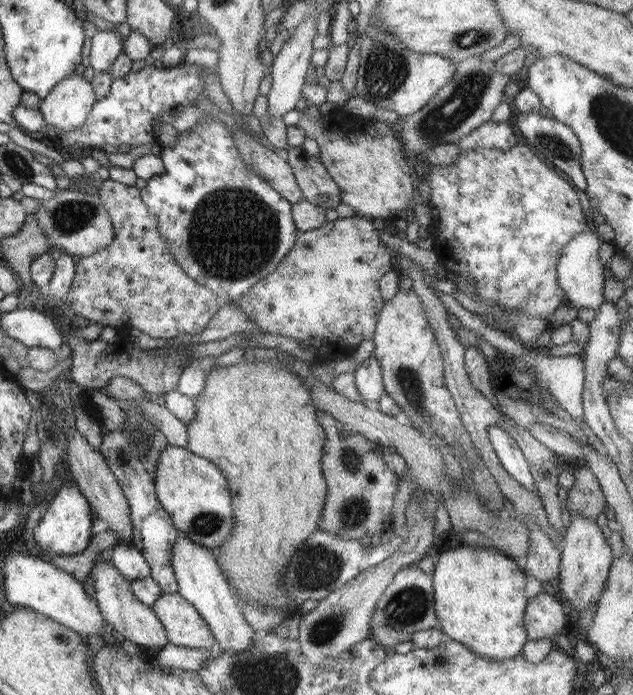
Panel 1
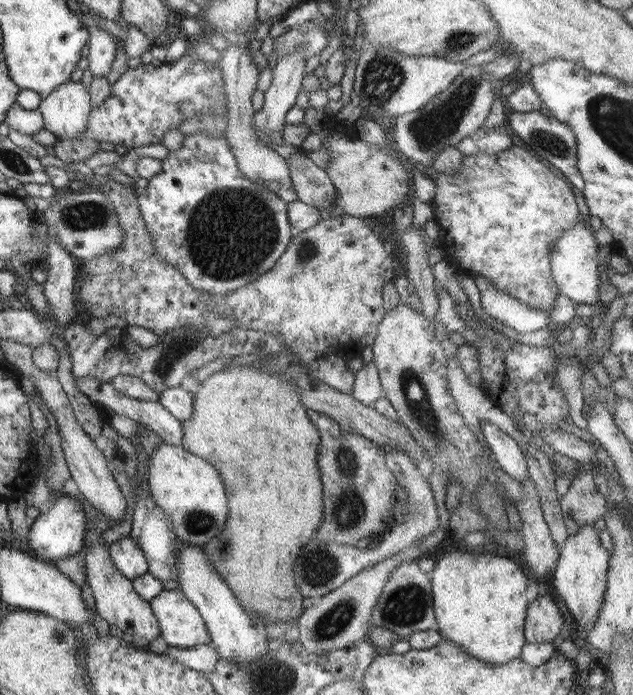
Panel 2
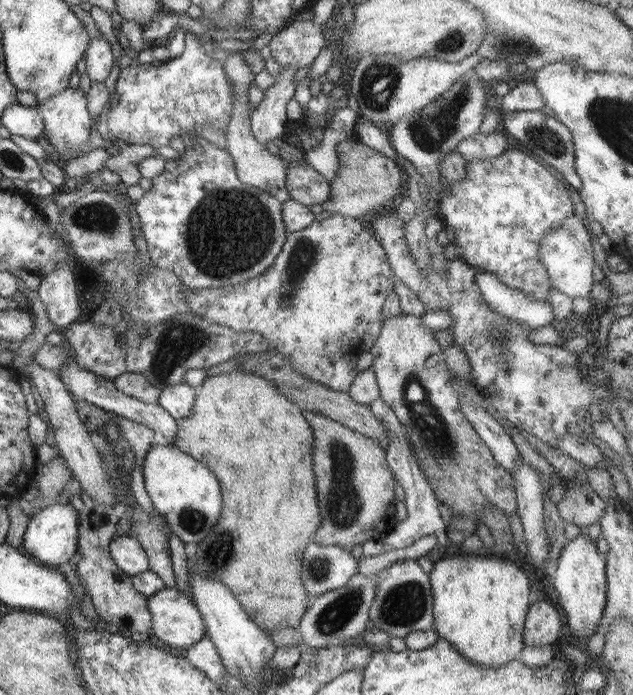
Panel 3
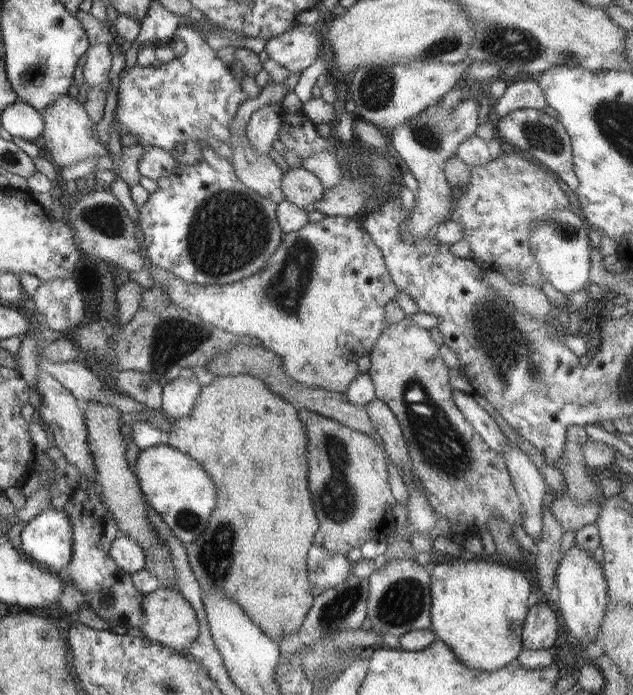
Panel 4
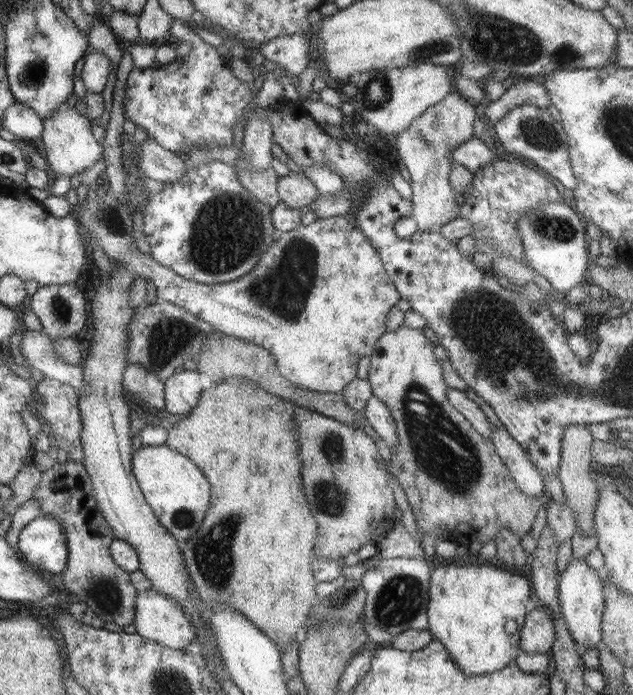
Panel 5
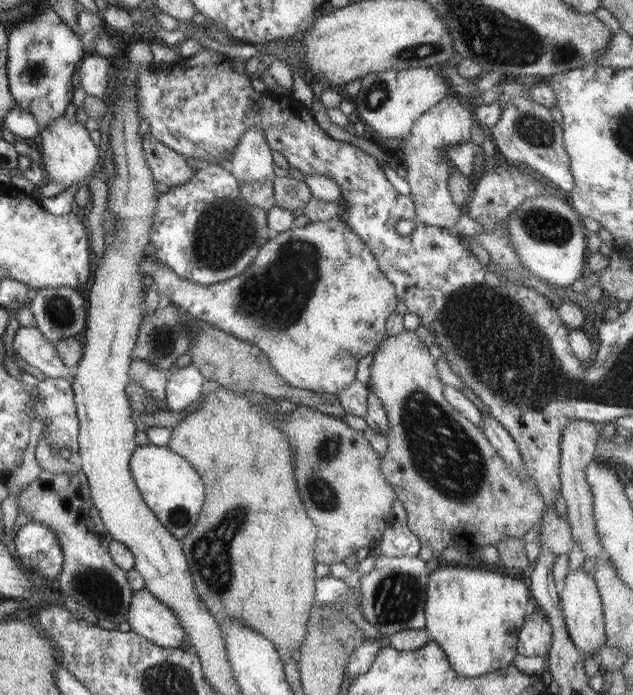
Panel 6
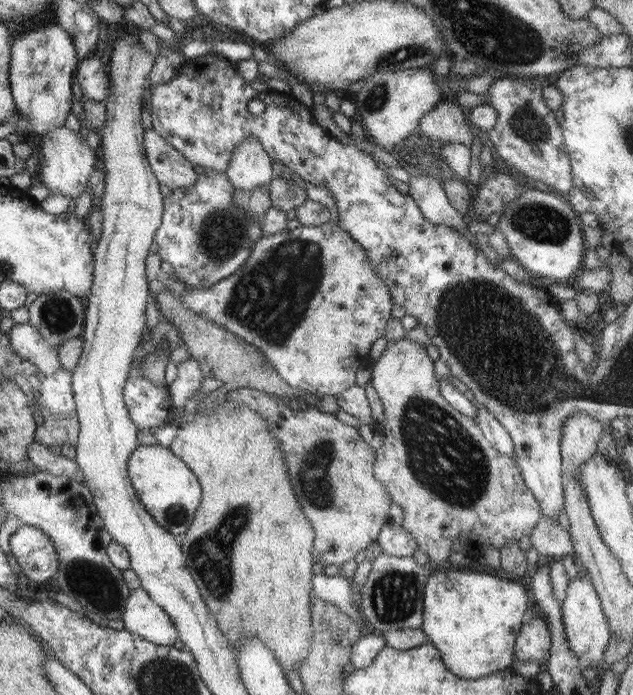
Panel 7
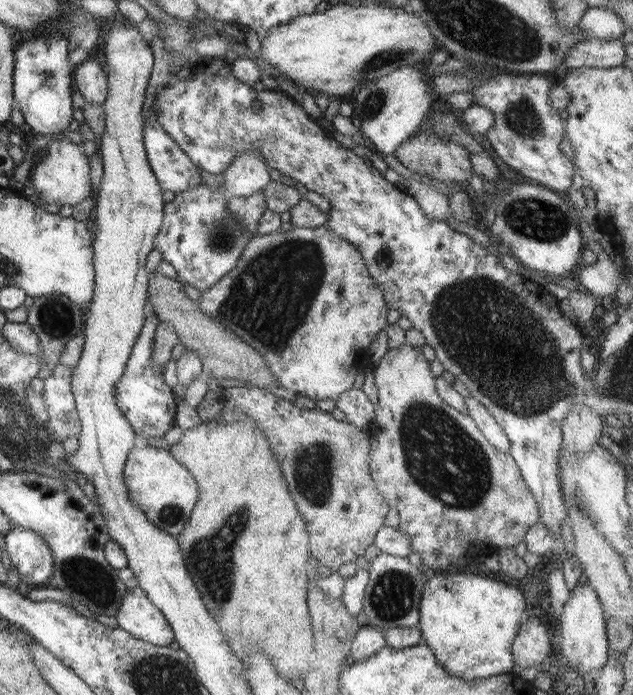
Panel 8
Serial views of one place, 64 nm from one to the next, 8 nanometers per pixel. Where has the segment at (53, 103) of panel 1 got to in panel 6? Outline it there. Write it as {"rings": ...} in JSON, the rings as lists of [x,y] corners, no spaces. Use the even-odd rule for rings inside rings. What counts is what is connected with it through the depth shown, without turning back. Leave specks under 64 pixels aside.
{"rings":[[[62,116],[39,133],[40,138],[42,138],[42,146],[40,146],[41,160],[44,165],[42,167],[48,172],[52,182],[58,182],[67,189],[74,182],[80,181],[79,187],[84,184],[83,178],[94,174],[93,170],[100,160],[100,150],[91,140],[90,133],[86,131],[84,123],[79,122],[77,118],[75,121],[70,121],[66,116]]]}

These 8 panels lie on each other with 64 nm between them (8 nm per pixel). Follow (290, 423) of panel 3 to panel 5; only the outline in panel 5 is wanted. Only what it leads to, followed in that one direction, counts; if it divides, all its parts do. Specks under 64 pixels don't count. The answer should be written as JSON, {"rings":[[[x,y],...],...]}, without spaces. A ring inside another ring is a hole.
{"rings":[[[229,378],[204,389],[201,392],[198,404],[186,415],[186,418],[168,428],[167,441],[165,442],[168,448],[172,448],[192,460],[210,483],[210,508],[206,509],[200,528],[192,536],[181,542],[181,554],[202,603],[207,606],[209,611],[220,609],[221,606],[237,610],[250,623],[254,624],[254,627],[258,628],[272,642],[275,642],[280,652],[283,652],[284,646],[288,646],[293,640],[296,641],[296,634],[304,624],[308,625],[310,612],[318,600],[315,590],[318,583],[314,580],[314,570],[312,570],[311,563],[312,552],[315,551],[318,523],[309,511],[306,495],[302,488],[302,461],[298,454],[297,436],[295,430],[293,430],[293,422],[296,417],[295,407],[296,405],[293,402],[274,396],[261,388],[256,388],[253,386],[253,382],[245,380],[245,378]]]}

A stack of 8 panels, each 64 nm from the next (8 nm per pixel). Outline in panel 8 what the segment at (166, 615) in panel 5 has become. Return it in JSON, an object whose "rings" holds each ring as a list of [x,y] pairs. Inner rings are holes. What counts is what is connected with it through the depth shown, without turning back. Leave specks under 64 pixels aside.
{"rings":[[[139,587],[128,589],[117,612],[113,617],[118,627],[130,636],[158,646],[175,645],[166,617]]]}

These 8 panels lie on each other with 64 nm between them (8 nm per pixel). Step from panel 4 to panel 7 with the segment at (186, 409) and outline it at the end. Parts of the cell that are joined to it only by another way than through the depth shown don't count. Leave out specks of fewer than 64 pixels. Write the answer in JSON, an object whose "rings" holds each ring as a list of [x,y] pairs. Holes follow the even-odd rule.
{"rings":[[[192,357],[189,360],[180,362],[177,369],[176,379],[168,386],[174,409],[178,406],[184,407],[188,402],[188,398],[196,394],[197,388],[201,386],[205,378],[200,363]]]}

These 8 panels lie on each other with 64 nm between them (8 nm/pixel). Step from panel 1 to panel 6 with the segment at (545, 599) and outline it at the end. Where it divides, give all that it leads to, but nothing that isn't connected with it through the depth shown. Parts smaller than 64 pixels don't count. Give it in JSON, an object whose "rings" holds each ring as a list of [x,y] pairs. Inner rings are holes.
{"rings":[[[541,610],[524,622],[518,634],[516,650],[522,656],[546,656],[552,644],[552,627]]]}

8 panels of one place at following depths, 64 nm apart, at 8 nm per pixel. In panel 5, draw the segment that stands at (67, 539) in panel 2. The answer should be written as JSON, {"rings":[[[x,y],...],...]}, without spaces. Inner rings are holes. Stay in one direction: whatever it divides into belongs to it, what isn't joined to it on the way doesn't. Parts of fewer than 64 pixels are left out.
{"rings":[[[53,516],[31,520],[20,531],[18,554],[24,564],[40,573],[62,573],[67,568],[68,550],[59,520]]]}

